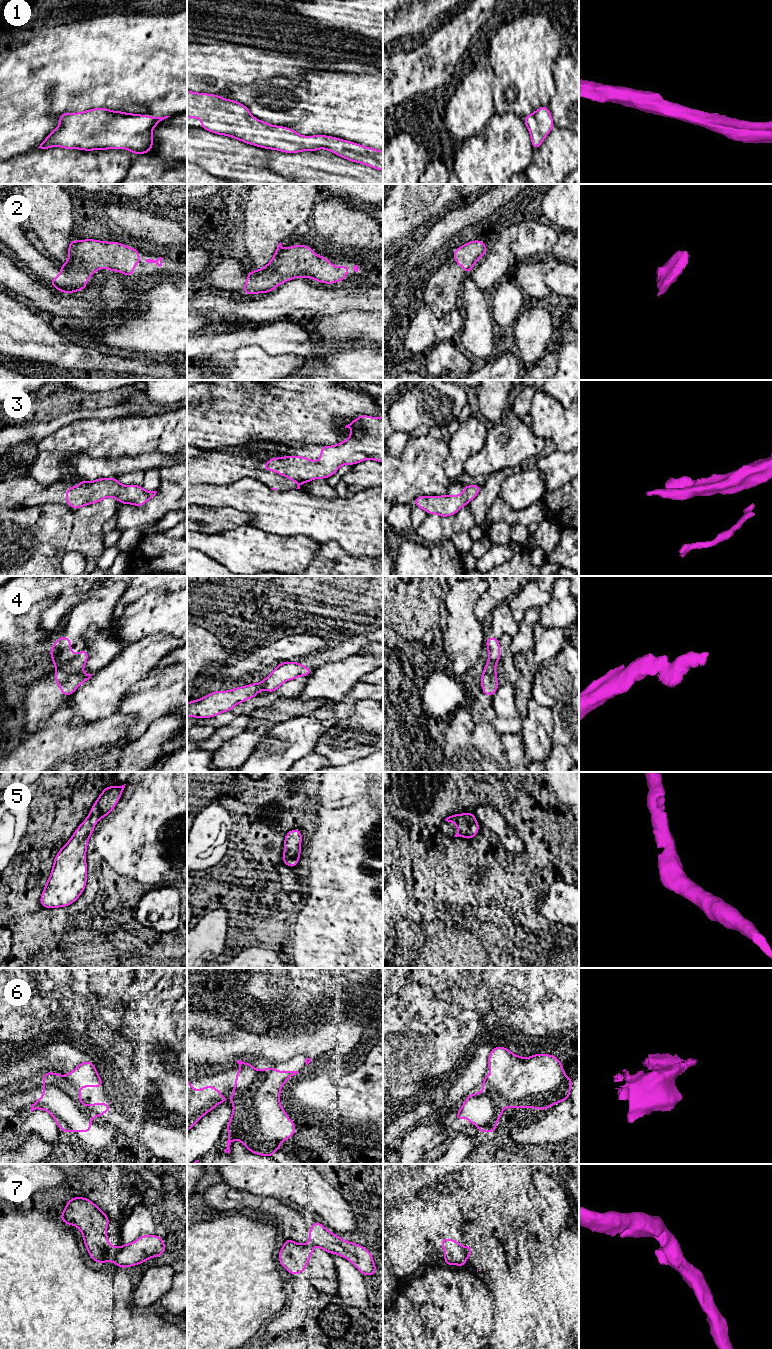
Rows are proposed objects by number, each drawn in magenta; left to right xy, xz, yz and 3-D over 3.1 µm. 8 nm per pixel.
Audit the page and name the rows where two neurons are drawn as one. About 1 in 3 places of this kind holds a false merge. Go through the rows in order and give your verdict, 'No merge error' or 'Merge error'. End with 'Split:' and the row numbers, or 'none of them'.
1: No merge error
2: No merge error
3: No merge error
4: Merge error
5: No merge error
6: Merge error
7: Merge error
Split: 4, 6, 7

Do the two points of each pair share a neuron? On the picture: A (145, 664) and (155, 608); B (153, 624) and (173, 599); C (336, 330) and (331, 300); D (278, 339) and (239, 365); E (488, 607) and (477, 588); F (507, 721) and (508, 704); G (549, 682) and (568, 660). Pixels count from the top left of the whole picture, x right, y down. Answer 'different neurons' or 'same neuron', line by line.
A: different neurons
B: same neuron
C: different neurons
D: different neurons
E: different neurons
F: same neuron
G: same neuron

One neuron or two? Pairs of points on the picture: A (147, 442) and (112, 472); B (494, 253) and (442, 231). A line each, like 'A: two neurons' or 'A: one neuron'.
A: two neurons
B: two neurons

